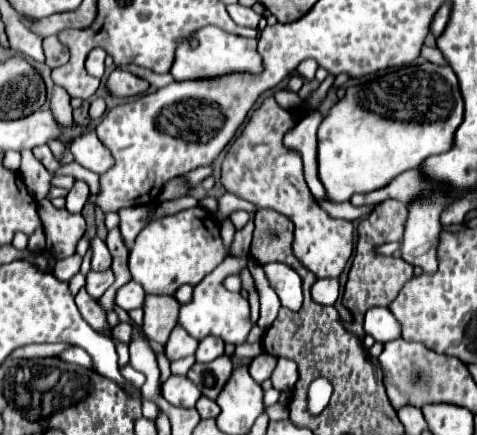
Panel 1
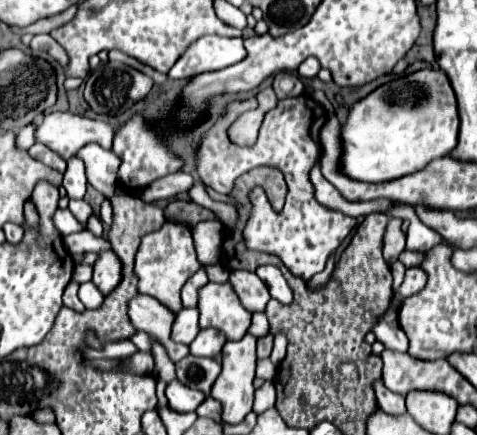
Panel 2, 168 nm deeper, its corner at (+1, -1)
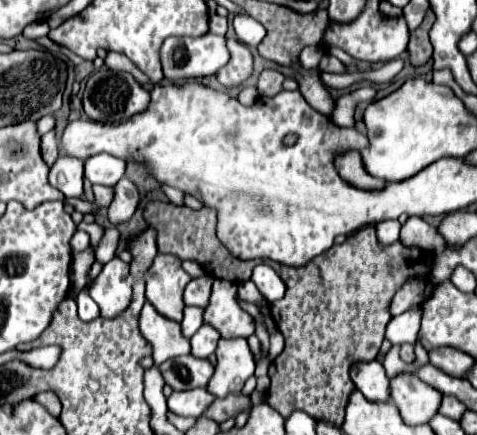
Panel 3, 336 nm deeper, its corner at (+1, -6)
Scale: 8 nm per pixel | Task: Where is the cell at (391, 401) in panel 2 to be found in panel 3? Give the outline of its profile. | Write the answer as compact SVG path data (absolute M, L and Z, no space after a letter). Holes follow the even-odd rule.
M378 361L354 363L354 367L350 369L350 377L366 399L374 401L390 399L390 379L386 377L384 367Z

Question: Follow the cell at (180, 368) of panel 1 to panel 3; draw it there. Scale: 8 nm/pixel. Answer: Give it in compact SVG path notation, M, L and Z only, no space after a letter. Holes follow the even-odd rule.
M148 301L140 313L140 331L154 349L152 359L156 365L190 353L190 341L182 335L180 323L162 317Z

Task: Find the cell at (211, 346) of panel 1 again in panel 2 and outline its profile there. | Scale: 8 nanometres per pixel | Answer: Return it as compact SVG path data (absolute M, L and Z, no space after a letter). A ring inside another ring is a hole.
M206 328L200 330L198 336L194 338L194 342L190 344L190 354L192 356L206 356L206 358L214 358L222 352L226 338L222 332L214 330L214 328Z

